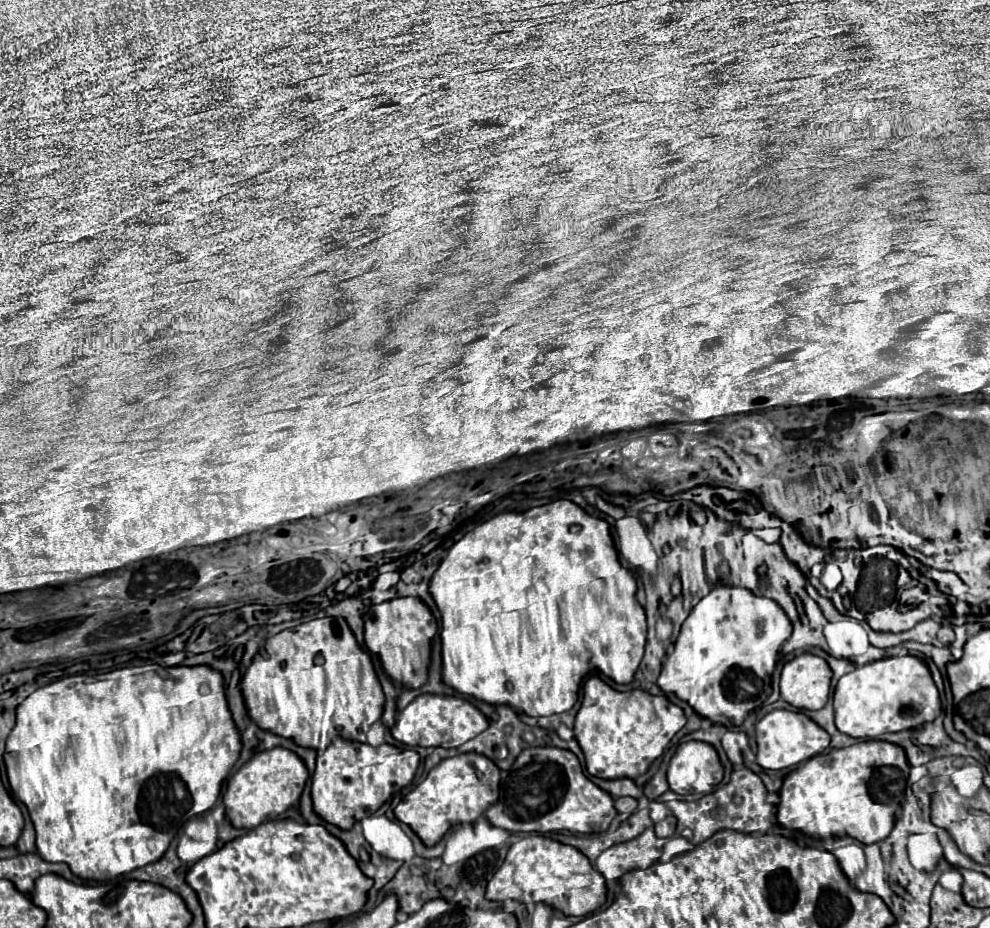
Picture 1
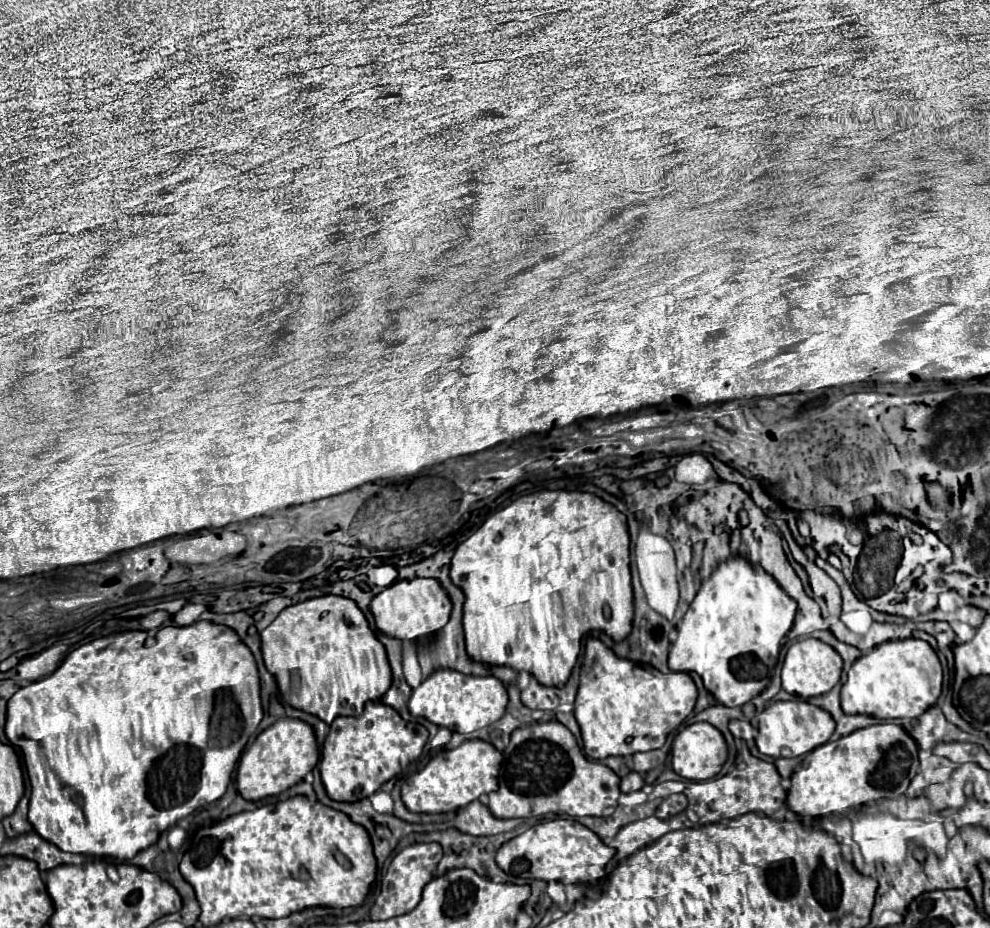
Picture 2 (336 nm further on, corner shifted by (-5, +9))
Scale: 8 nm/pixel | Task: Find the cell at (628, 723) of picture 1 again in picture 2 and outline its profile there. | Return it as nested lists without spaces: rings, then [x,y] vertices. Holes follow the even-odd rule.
[[[590,637],[586,641],[580,687],[574,703],[586,755],[602,761],[610,755],[626,757],[660,749],[666,737],[692,713],[696,695],[696,685],[688,673],[664,675],[656,669],[646,669],[646,665],[634,665],[632,661],[616,657],[600,639]]]

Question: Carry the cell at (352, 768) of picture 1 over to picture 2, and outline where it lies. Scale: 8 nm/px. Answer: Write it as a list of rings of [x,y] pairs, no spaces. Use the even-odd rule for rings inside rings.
[[[382,701],[366,705],[358,717],[336,717],[324,741],[320,760],[320,775],[328,797],[338,803],[354,803],[370,797],[386,781],[400,775],[406,763],[419,758],[426,739],[426,727],[402,721],[402,717]]]

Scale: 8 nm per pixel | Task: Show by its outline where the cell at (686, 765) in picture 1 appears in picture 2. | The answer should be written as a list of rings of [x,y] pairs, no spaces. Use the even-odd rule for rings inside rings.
[[[692,723],[676,735],[672,745],[672,769],[680,777],[690,781],[706,781],[716,777],[724,763],[726,763],[726,741],[722,733],[710,723]]]

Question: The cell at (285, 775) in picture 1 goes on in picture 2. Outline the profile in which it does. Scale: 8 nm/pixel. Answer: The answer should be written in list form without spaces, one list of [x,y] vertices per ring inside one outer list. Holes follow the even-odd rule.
[[[278,719],[266,731],[262,731],[254,743],[244,751],[238,763],[236,785],[238,793],[246,801],[262,801],[266,797],[278,797],[292,785],[300,783],[306,773],[310,773],[318,763],[318,745],[314,731],[308,723],[300,719]]]

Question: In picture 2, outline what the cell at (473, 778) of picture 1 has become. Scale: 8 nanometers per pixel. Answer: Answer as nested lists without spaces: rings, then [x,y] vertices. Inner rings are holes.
[[[472,739],[464,741],[456,749],[446,749],[438,753],[420,773],[404,781],[402,801],[412,813],[448,813],[456,811],[480,795],[498,789],[498,771],[502,763],[502,753],[494,745]]]

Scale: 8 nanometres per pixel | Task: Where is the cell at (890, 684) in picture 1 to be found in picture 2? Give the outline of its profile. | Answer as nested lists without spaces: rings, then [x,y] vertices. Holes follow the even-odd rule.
[[[900,639],[876,645],[870,653],[858,657],[848,671],[848,679],[842,685],[840,705],[846,715],[870,715],[876,719],[896,719],[896,717],[920,717],[930,709],[942,691],[942,667],[936,651],[922,639]]]

